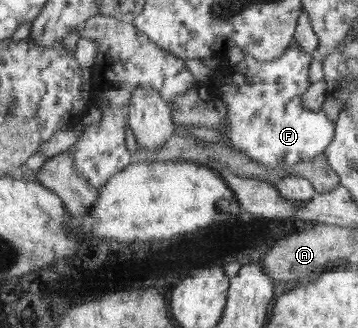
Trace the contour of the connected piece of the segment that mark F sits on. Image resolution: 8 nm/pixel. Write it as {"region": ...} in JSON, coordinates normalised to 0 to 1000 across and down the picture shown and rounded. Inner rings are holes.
{"region":[[[816,128],[816,134],[793,155],[793,165],[785,165],[771,183],[715,183],[704,168],[684,168],[679,180],[656,195],[648,204],[645,232],[623,235],[626,253],[626,293],[612,293],[609,299],[620,299],[626,314],[634,317],[634,381],[623,390],[623,415],[634,421],[634,439],[648,445],[656,457],[676,463],[696,476],[709,494],[723,494],[732,506],[743,512],[757,509],[804,509],[821,506],[821,500],[832,500],[832,494],[844,494],[844,488],[874,485],[885,479],[891,470],[905,466],[916,451],[916,442],[927,433],[939,402],[939,372],[927,372],[911,348],[891,335],[866,335],[866,329],[841,326],[838,308],[832,302],[832,287],[866,268],[866,195],[872,195],[874,162],[866,155],[841,149],[841,140],[832,140],[827,128]]]}

